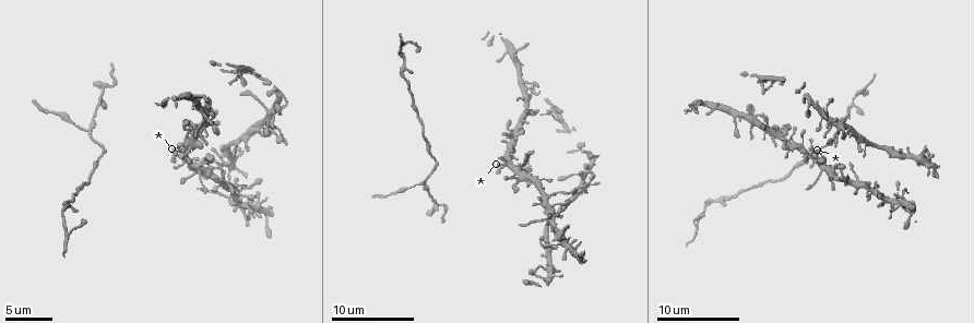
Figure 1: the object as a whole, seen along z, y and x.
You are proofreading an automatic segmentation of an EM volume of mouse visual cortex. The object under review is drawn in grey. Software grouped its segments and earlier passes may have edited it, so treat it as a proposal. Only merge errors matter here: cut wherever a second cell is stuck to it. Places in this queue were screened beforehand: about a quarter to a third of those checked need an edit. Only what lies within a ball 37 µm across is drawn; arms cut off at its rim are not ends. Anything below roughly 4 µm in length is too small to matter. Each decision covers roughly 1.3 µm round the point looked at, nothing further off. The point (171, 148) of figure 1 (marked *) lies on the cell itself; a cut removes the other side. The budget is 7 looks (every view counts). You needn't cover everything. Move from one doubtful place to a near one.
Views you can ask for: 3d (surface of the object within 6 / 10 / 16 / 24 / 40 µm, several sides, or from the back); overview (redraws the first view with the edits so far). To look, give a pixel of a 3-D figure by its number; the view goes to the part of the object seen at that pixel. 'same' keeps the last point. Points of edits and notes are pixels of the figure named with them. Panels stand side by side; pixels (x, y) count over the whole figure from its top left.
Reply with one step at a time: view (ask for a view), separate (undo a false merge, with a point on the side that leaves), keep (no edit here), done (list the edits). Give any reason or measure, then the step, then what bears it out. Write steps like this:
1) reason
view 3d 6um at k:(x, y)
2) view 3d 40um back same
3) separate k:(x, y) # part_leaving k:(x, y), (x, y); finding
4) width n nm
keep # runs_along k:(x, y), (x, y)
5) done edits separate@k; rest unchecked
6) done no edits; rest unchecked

four or more arms meet
view 3d 10um at 1:(545, 205)

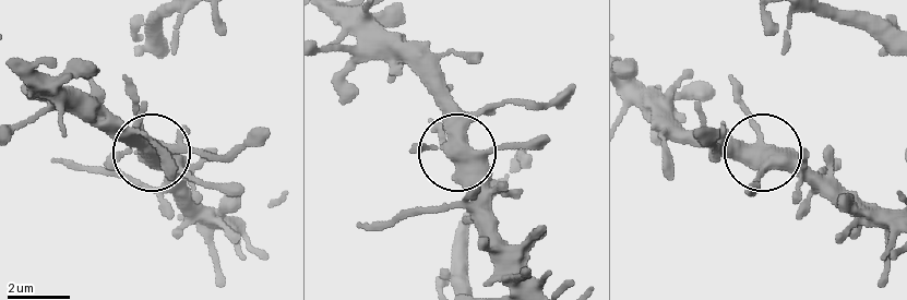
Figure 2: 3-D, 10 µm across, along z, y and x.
view 3d 10um back at 2:(763, 147)

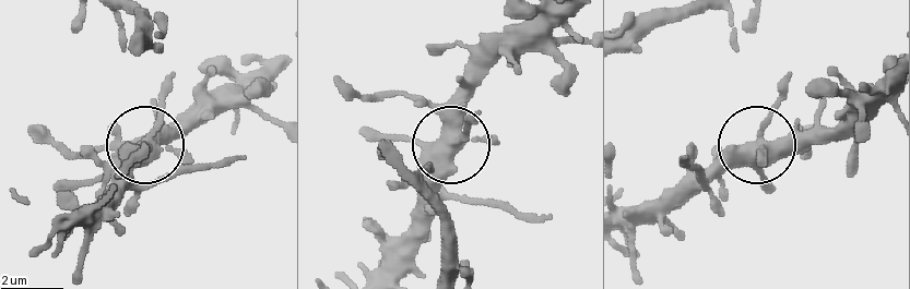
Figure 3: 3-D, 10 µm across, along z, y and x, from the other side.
arms 4
keep # all the same cell

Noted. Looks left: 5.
four or more arms meet
view 3d 10um at 1:(207, 105)

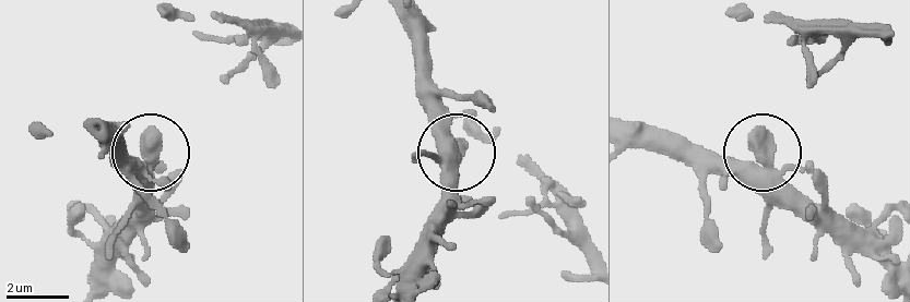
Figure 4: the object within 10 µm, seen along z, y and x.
view 3d 10um back at 4:(754, 147)

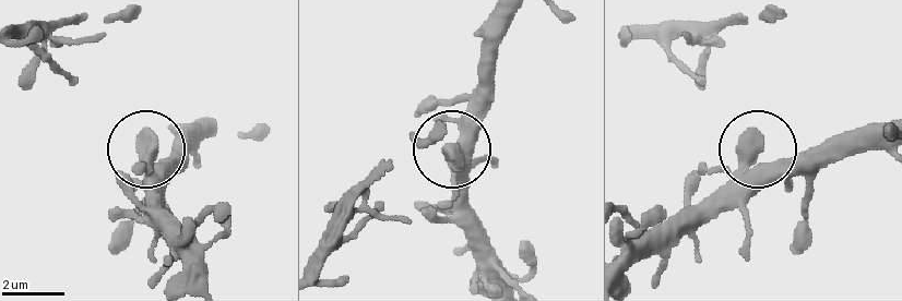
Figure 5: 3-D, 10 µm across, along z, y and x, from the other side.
arms 4
keep # continuous, no second cell

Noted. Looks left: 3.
small branch off a trunk
view 3d 16um at 1:(88, 129)

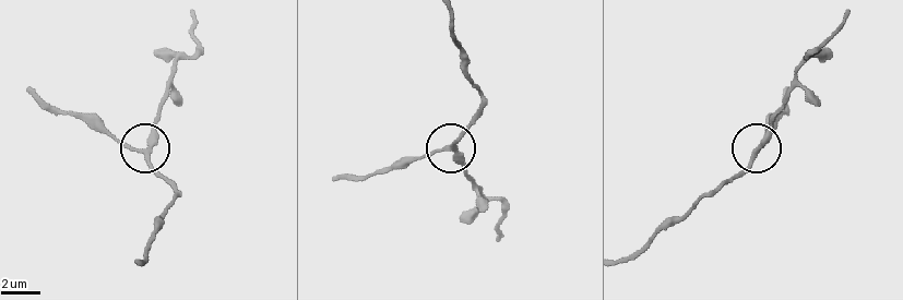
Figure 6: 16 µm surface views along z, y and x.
view 3d 16um back at 6:(452, 148)

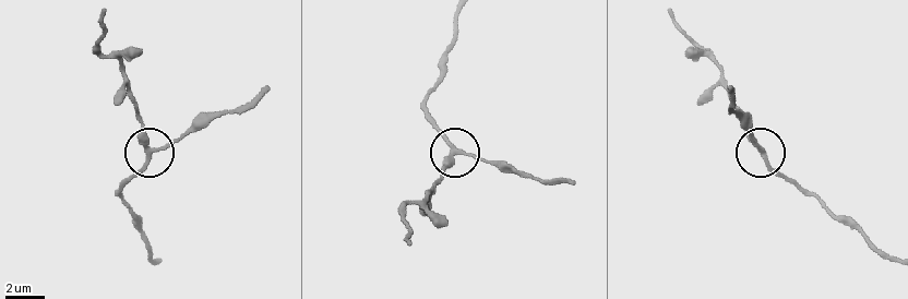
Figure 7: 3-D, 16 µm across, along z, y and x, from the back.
keep # all the same cell

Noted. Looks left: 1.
done no edits; rest unchecked

